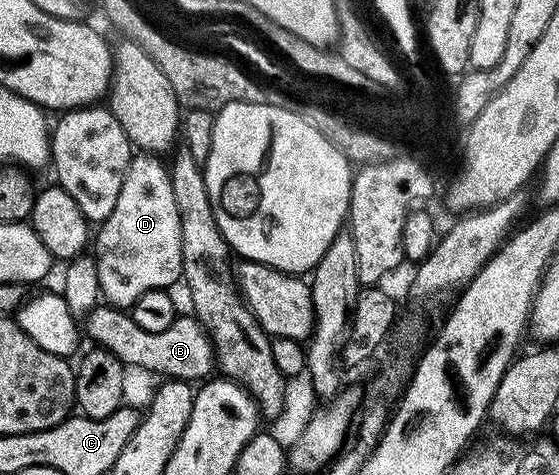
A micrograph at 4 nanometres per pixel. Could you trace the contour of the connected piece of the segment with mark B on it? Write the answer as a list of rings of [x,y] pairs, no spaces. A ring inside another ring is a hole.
[[[100,303],[95,306],[92,313],[87,314],[85,333],[95,340],[92,342],[96,346],[117,355],[117,359],[123,366],[133,364],[145,367],[146,370],[159,374],[163,379],[199,383],[210,378],[216,368],[215,347],[194,316],[186,316],[176,316],[175,321],[169,323],[169,327],[165,327],[165,331],[145,331],[137,327],[137,323],[126,308]]]

